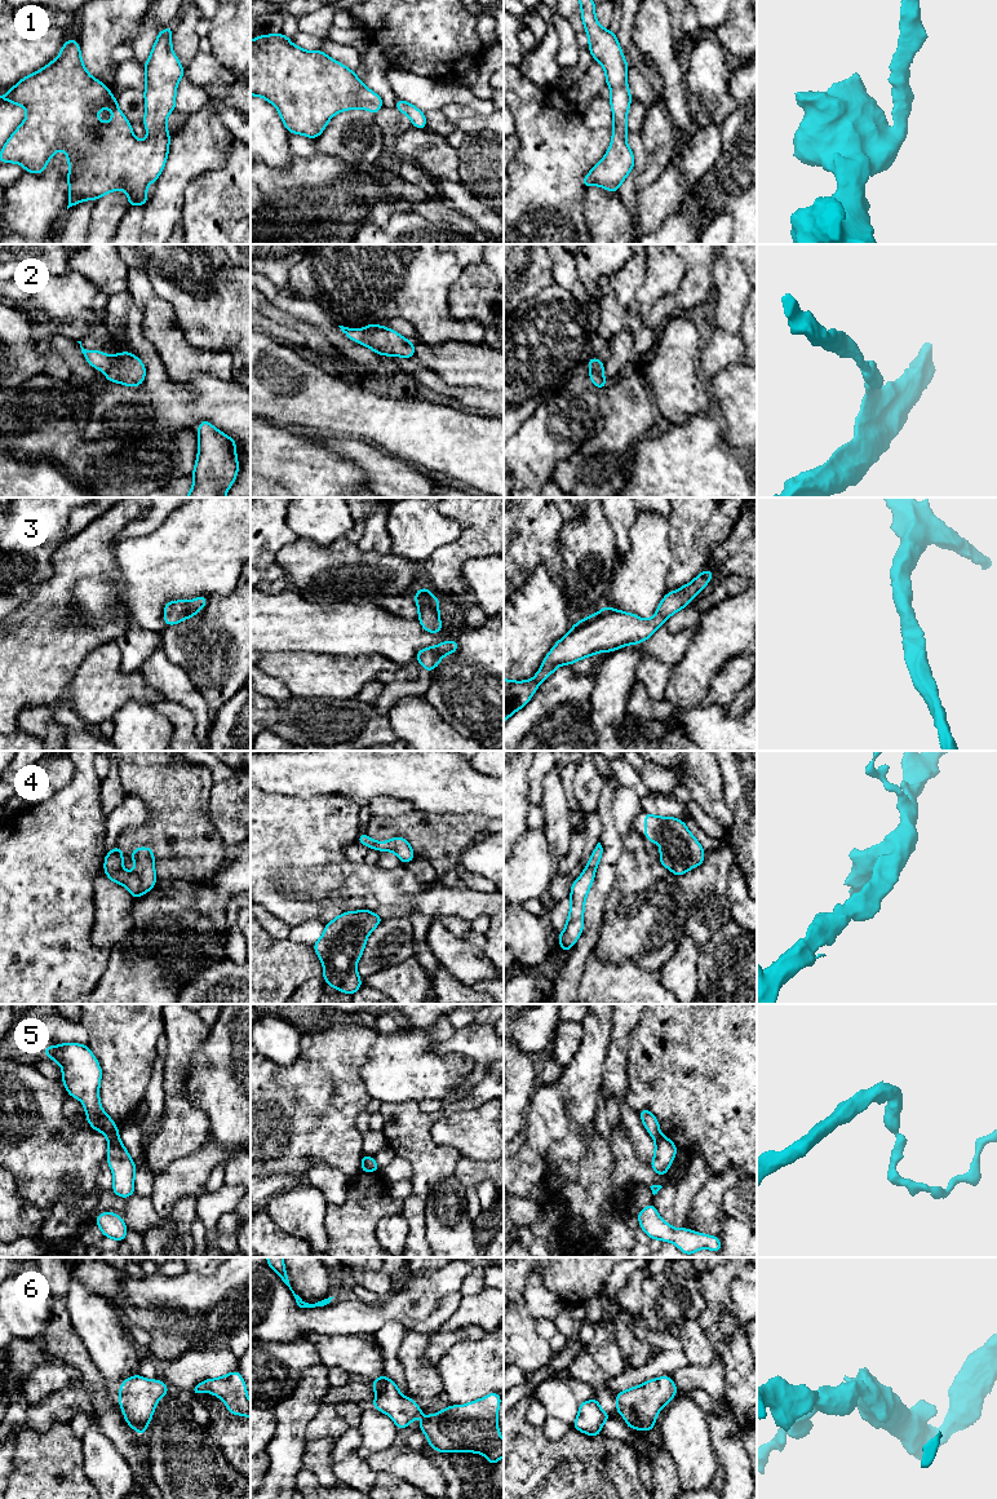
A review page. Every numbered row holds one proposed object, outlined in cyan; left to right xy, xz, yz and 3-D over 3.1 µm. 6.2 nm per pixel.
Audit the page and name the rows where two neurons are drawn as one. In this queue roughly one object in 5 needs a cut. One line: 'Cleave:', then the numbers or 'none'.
Cleave: 5

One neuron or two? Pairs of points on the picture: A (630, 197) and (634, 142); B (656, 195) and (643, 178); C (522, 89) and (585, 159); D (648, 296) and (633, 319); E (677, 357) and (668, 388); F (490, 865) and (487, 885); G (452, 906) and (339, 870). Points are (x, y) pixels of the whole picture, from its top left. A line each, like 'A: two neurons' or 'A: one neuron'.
A: one neuron
B: two neurons
C: one neuron
D: one neuron
E: one neuron
F: two neurons
G: one neuron

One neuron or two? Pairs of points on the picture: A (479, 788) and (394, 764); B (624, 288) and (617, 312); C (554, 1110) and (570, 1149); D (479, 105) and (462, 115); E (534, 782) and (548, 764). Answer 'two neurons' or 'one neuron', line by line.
A: one neuron
B: two neurons
C: two neurons
D: two neurons
E: one neuron

